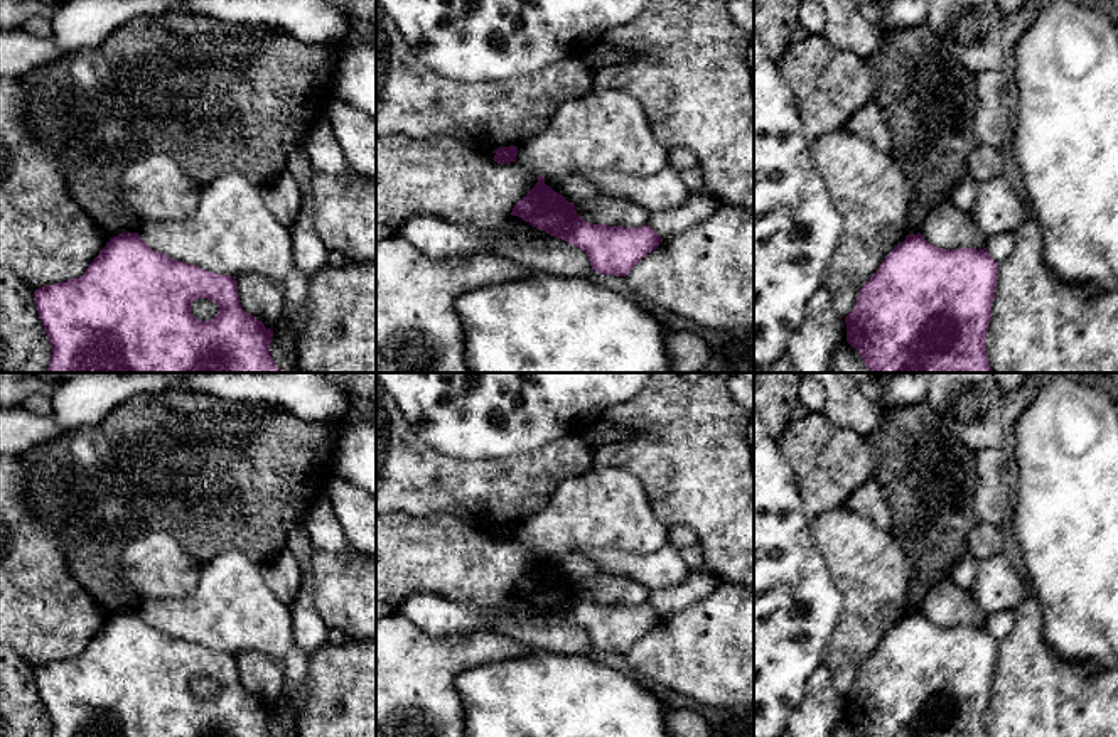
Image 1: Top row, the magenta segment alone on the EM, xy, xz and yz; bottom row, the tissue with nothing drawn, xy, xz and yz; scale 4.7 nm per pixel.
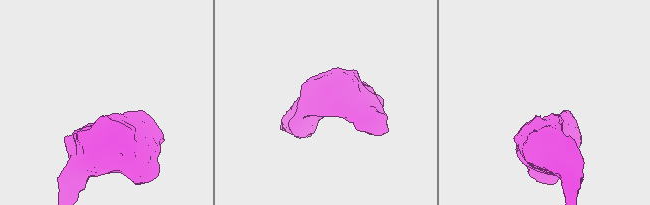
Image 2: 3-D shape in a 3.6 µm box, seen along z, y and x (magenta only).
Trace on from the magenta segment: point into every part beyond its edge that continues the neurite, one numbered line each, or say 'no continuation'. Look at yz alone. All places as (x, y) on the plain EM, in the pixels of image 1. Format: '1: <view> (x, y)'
1: yz (928, 476)

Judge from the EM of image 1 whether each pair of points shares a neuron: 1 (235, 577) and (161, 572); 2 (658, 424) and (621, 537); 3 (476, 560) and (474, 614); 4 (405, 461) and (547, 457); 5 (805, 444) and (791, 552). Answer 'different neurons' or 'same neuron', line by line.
1: different neurons
2: different neurons
3: different neurons
4: same neuron
5: different neurons

